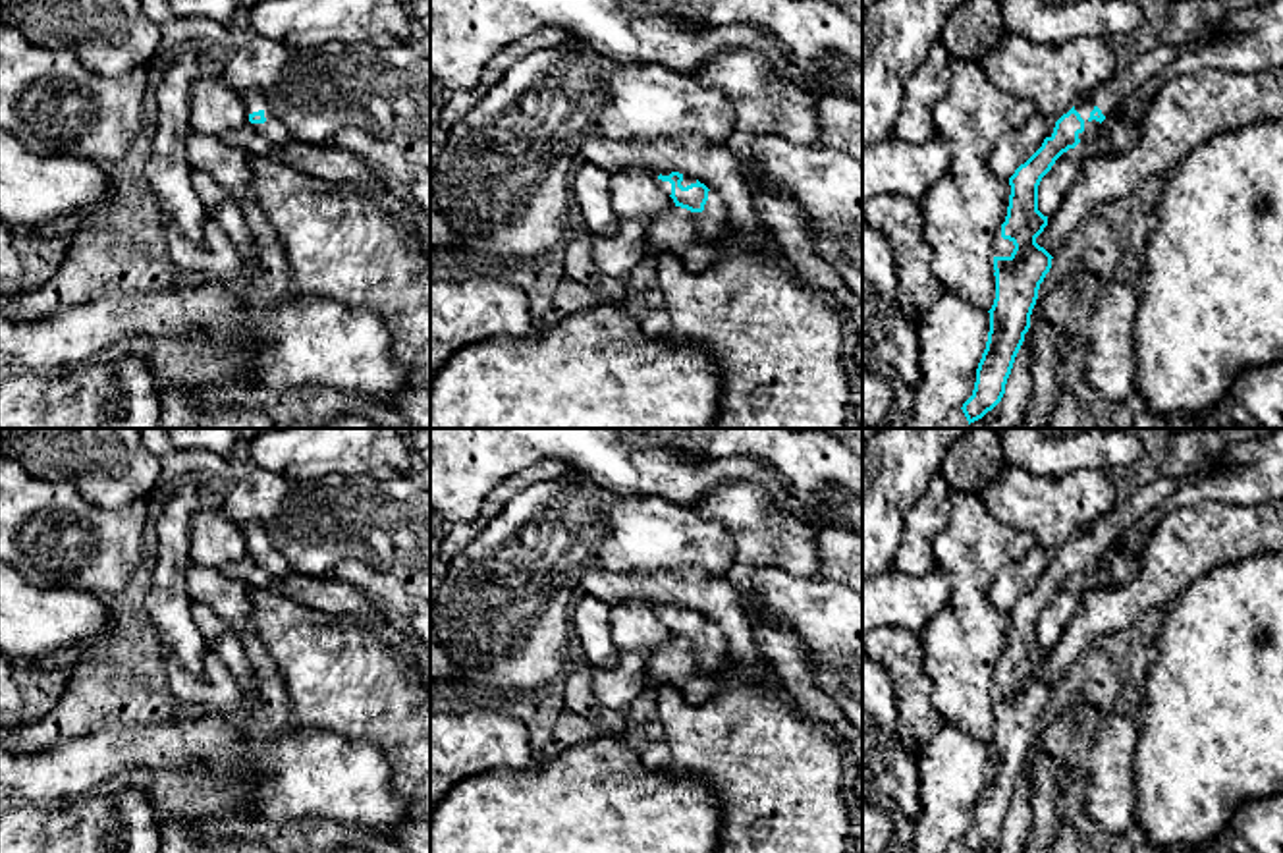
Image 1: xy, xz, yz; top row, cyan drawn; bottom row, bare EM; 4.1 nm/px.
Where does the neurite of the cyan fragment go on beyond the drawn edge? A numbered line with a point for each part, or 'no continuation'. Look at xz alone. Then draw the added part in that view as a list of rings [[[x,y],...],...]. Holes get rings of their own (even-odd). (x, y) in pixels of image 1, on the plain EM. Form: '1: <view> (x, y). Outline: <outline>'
1: xz (712, 651). Outline: [[[712,621],[708,623],[708,633],[706,633],[702,645],[691,645],[691,643],[681,641],[681,639],[677,639],[677,643],[683,643],[683,645],[687,645],[687,647],[691,647],[698,652],[698,662],[700,662],[700,668],[704,672],[708,672],[710,675],[722,674],[723,660],[725,660],[725,637],[723,637],[722,629],[716,623],[712,623]]]

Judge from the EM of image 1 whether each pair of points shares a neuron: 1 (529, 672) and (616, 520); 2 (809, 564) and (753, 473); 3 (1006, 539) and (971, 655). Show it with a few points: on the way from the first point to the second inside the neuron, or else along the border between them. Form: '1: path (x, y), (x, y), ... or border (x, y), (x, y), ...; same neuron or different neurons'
1: path (531, 632), (531, 605), (575, 550); same neuron
2: border (714, 487), (753, 481), (797, 514); different neurons
3: path (977, 568), (971, 579), (971, 626); same neuron

